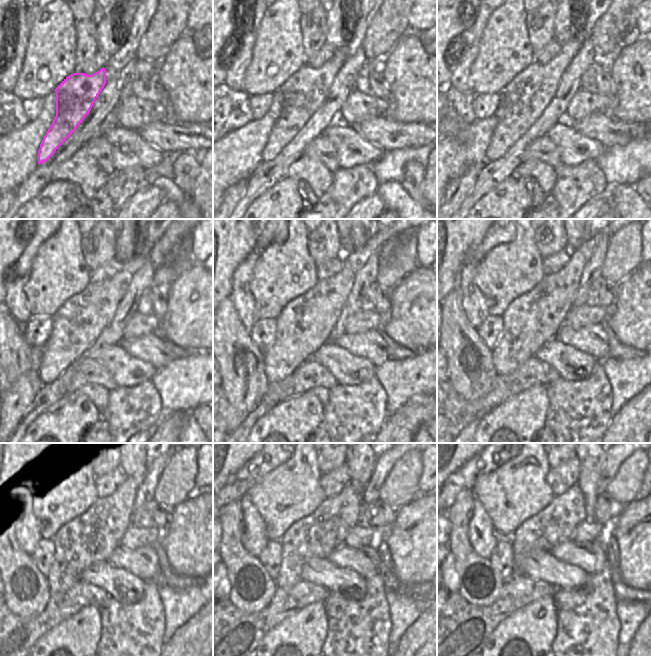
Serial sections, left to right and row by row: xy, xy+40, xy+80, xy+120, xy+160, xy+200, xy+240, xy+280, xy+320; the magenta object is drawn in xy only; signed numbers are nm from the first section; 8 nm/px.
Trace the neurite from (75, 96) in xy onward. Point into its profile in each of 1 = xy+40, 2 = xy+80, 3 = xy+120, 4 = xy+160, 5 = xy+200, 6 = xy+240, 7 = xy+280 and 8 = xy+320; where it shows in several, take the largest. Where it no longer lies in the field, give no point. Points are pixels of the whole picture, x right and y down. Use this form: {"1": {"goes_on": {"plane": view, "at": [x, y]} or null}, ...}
{"1": {"goes_on": {"plane": "xy+40", "at": [301, 95]}}, "2": {"goes_on": {"plane": "xy+80", "at": [524, 99]}}, "3": {"goes_on": {"plane": "xy+120", "at": [79, 322]}}, "4": {"goes_on": {"plane": "xy+160", "at": [305, 324]}}, "5": {"goes_on": {"plane": "xy+200", "at": [531, 320]}}, "6": {"goes_on": {"plane": "xy+240", "at": [91, 538]}}, "7": {"goes_on": {"plane": "xy+280", "at": [317, 535]}}, "8": {"goes_on": {"plane": "xy+320", "at": [556, 523]}}}

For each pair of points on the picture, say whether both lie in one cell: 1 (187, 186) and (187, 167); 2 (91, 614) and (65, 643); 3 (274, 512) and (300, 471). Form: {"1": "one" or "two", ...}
{"1": "one", "2": "one", "3": "one"}

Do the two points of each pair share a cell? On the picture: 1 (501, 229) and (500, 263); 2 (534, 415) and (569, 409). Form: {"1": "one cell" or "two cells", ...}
{"1": "two cells", "2": "two cells"}

